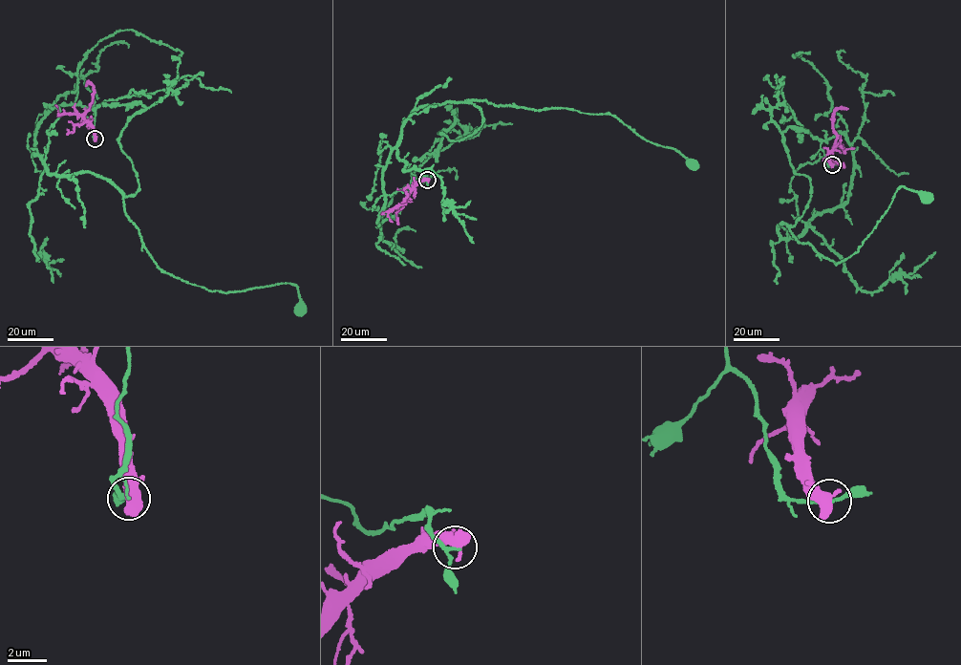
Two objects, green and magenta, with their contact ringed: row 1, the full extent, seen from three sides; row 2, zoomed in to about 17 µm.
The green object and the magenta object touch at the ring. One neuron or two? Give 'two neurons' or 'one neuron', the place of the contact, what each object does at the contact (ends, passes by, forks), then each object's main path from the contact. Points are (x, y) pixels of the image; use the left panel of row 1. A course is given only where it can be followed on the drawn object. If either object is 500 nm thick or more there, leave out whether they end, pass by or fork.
two neurons | (95, 139) | green via (95, 139), (95, 111), (55, 107), (32, 155), (110, 180), (160, 270), (227, 293), (296, 285), (303, 310) | magenta via (95, 139), (93, 125), (85, 115), (93, 100), (93, 85), (88, 82), (86, 85)

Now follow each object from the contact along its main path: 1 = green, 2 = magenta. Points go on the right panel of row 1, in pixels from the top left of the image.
1: (832, 164), (820, 143), (843, 134), (848, 200), (778, 232), (836, 264), (901, 186), (926, 196)
2: (832, 164), (829, 154), (837, 137), (833, 127), (834, 111), (847, 108)

